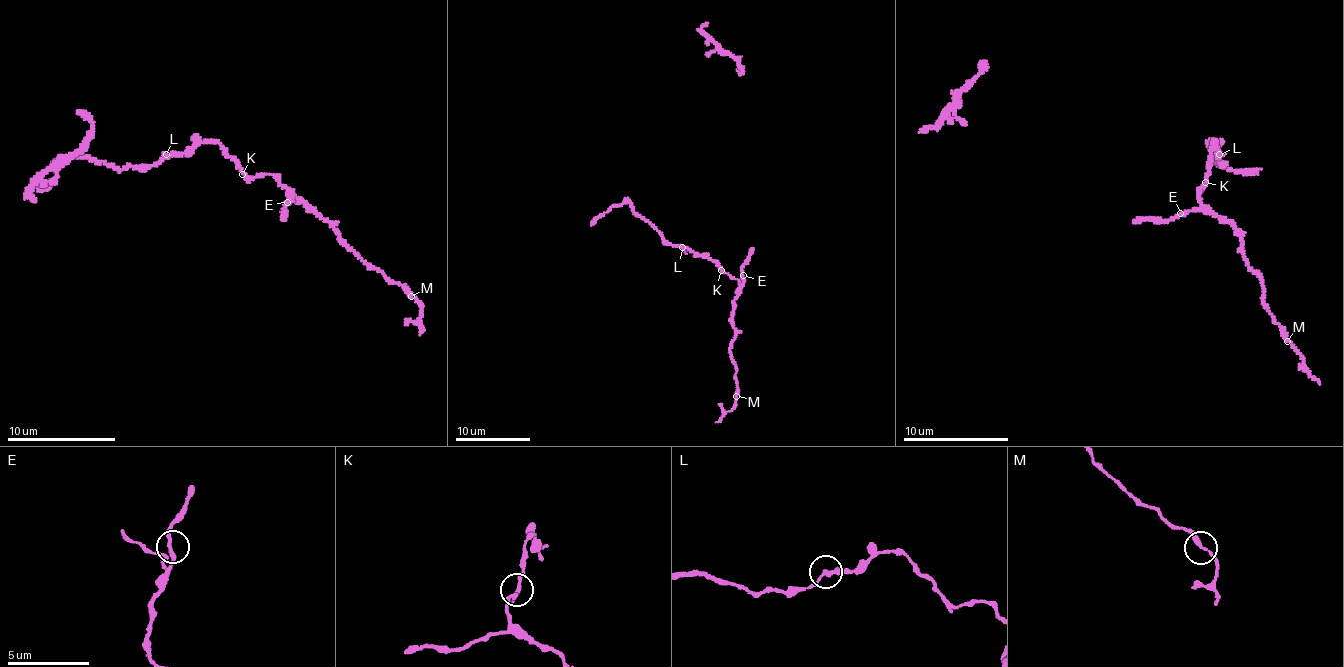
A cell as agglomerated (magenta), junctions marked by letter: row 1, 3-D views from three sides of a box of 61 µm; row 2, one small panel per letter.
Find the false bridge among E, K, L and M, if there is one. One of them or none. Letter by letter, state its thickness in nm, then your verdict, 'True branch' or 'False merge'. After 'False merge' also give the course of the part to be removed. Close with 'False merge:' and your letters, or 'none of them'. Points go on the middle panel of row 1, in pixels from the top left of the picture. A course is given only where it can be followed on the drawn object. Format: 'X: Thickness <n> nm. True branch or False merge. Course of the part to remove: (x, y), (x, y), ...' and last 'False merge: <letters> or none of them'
E: Thickness 220 nm. True branch
K: Thickness 200 nm. True branch
L: Thickness 240 nm. True branch
M: Thickness 220 nm. True branch
False merge: none of them

